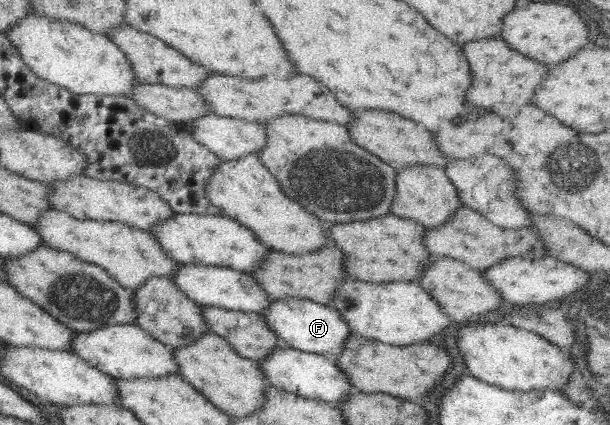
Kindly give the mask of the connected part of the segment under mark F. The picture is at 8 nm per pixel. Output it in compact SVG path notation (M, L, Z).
M287 297L287 299L273 299L260 315L265 317L266 325L279 337L282 345L300 352L314 353L334 358L342 352L344 342L349 337L348 324L341 318L340 312L328 305Z

